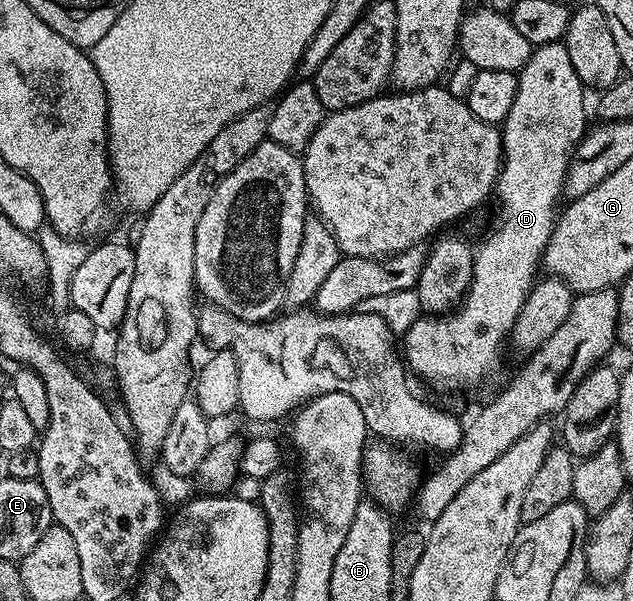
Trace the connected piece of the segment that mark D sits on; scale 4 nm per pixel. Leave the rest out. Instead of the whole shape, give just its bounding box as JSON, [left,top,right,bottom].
[404,41,588,393]

